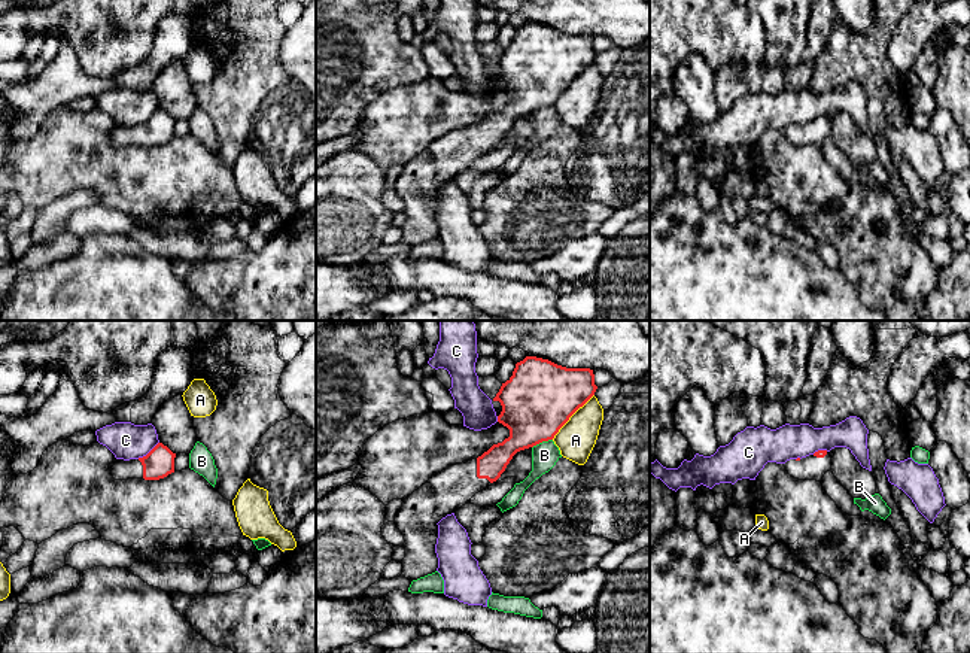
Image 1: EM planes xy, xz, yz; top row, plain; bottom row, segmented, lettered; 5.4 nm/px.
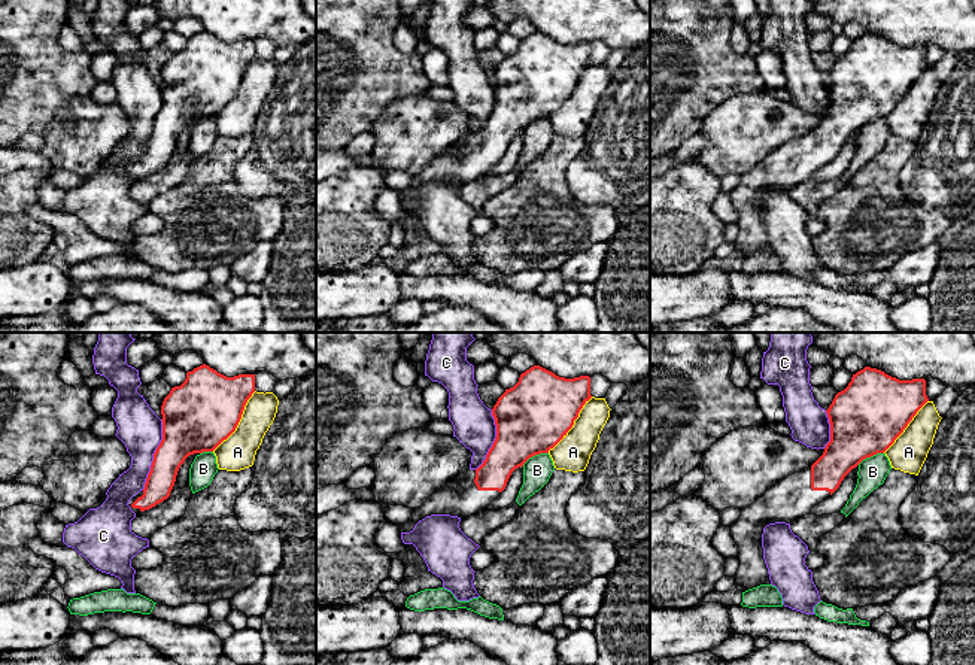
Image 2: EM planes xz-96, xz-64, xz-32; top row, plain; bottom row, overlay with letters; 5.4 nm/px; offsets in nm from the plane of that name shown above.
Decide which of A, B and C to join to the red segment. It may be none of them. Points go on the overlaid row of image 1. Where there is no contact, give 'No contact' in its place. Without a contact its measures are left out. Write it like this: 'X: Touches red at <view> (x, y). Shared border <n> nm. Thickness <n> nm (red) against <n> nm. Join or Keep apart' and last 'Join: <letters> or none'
A: Touches red at xz (571, 415). Shared border 340 nm. Thickness 380 nm (red) against 200 nm. Keep apart
B: Touches red at xz (541, 442). Shared border 120 nm. Thickness 380 nm (red) against 140 nm. Keep apart
C: Touches red at xy (149, 452). Shared border 150 nm. Thickness 160 nm (red) against 200 nm. Keep apart
Join: none

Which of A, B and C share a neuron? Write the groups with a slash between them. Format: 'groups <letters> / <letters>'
groups A / B / C

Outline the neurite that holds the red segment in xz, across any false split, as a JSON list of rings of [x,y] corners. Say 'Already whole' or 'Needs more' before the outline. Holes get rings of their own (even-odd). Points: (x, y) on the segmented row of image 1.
Needs more. [[[526,356],[517,362],[513,376],[502,383],[493,398],[502,406],[498,422],[510,429],[510,437],[493,444],[477,459],[451,465],[432,476],[404,499],[393,520],[405,540],[405,558],[401,562],[402,575],[413,581],[435,572],[438,568],[435,553],[437,523],[447,514],[456,513],[462,505],[471,502],[475,493],[495,483],[517,452],[553,440],[569,417],[595,395],[596,389],[595,374],[590,368],[566,368],[536,356]]]

